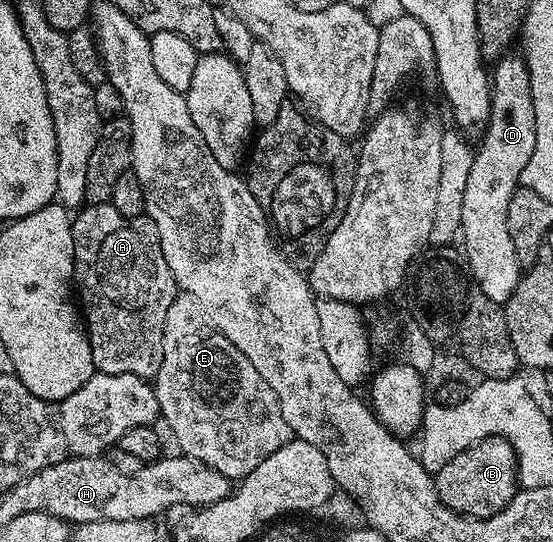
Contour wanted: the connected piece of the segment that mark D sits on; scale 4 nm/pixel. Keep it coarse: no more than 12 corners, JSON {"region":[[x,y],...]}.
{"region":[[521,55],[493,65],[460,240],[484,294],[520,275],[508,202],[536,150]]}

